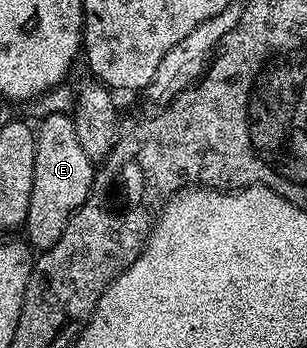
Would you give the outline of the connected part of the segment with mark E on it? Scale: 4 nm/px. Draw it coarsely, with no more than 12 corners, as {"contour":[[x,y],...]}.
{"contour":[[73,115],[41,117],[24,236],[51,248],[94,185]]}

